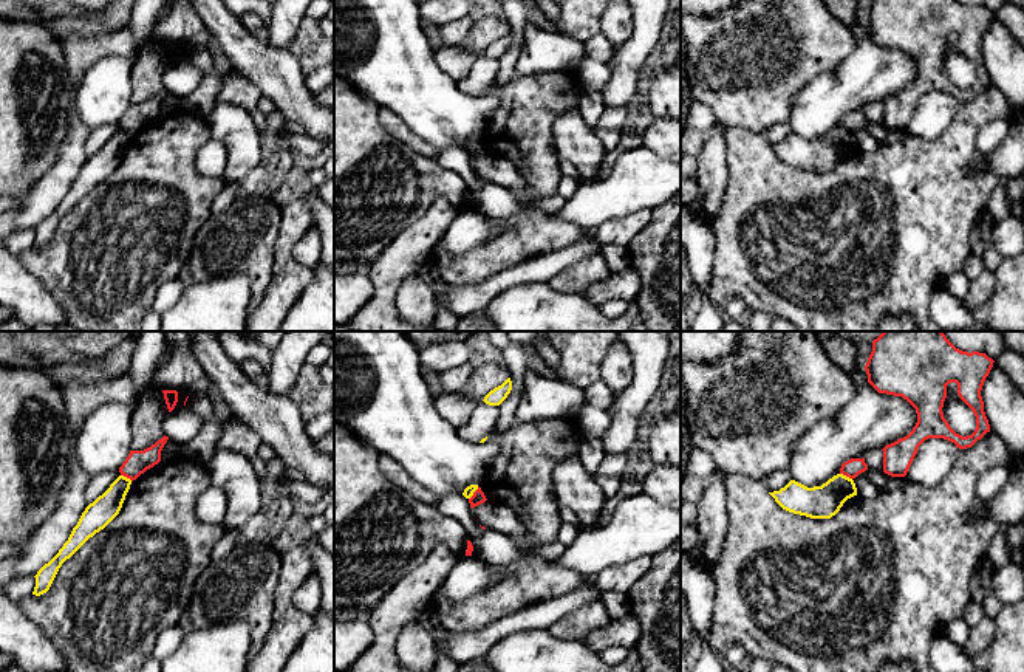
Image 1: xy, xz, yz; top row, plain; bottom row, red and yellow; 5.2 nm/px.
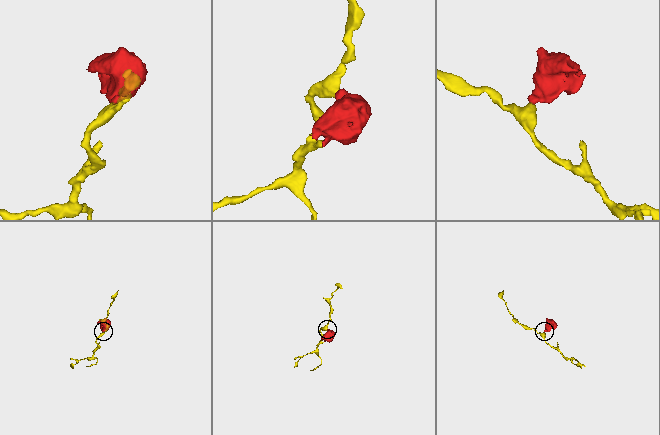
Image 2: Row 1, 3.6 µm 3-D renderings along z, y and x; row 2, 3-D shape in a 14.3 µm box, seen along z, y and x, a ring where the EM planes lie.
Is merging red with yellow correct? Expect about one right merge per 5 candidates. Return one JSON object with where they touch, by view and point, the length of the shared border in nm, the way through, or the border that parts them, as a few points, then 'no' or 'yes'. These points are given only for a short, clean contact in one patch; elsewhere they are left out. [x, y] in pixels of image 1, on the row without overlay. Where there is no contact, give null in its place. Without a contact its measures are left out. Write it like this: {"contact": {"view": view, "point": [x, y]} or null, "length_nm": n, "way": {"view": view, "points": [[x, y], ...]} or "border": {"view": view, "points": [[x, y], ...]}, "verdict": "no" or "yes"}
{"contact": {"view": "yz", "point": [846, 129]}, "length_nm": 70, "border": {"view": "yz", "points": [[840, 126], [851, 132]]}, "verdict": "no"}

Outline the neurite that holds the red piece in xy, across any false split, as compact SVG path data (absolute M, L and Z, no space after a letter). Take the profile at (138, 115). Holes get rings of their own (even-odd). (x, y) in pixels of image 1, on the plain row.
M162 90L155 98L144 104L130 104L128 110L119 121L121 129L130 132L131 135L136 133L141 127L147 122L153 121L161 115L161 104L167 96L169 90Z

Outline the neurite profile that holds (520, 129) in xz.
M575 71L514 74L498 91L497 107L480 141L486 152L509 159L527 187L514 192L523 209L498 220L503 232L463 254L433 249L428 260L450 286L476 285L534 257L565 249L585 237L571 223L532 203L557 192L555 119L575 107L583 93Z

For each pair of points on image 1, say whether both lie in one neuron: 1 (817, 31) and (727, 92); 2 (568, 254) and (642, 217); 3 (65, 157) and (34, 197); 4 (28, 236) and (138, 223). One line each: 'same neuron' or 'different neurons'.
1: same neuron
2: different neurons
3: same neuron
4: different neurons

